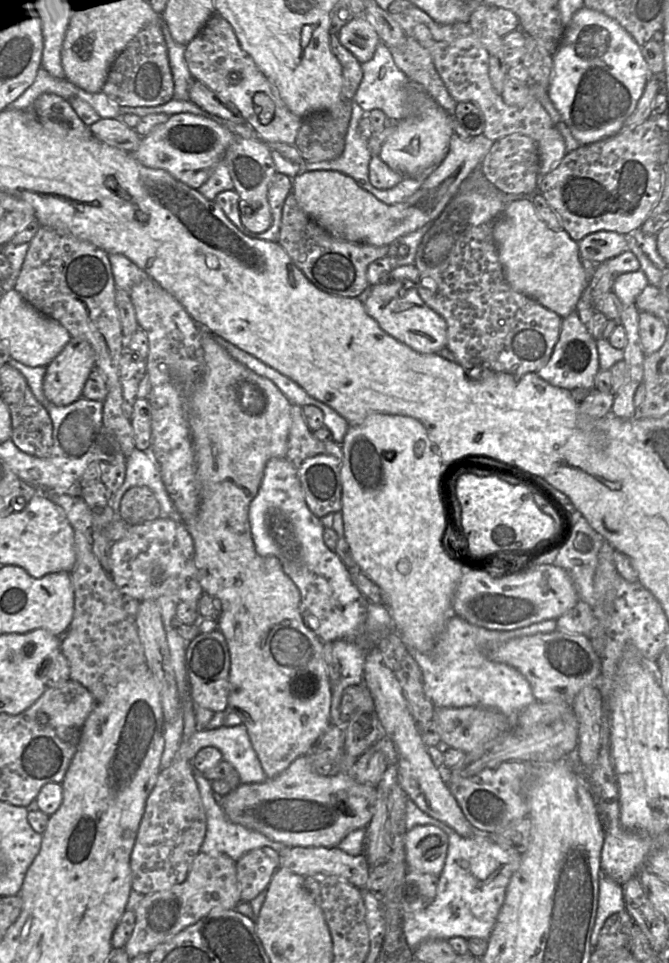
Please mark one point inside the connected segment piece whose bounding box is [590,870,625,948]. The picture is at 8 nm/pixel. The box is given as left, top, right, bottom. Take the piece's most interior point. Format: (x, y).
(610, 901)

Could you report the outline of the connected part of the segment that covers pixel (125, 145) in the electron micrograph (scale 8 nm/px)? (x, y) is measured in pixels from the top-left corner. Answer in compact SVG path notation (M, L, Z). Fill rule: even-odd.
M101 118L89 128L101 142L128 153L136 151L142 139L135 129L129 128L120 118Z

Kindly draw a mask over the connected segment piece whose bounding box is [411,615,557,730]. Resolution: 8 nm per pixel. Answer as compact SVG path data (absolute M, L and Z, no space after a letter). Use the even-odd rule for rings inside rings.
M453 615L446 621L431 652L411 652L421 669L425 694L435 707L476 706L493 709L511 721L512 730L518 713L536 699L528 680L517 669L490 660L487 651L492 646L514 638L556 630L556 619L544 620L515 630L489 630Z

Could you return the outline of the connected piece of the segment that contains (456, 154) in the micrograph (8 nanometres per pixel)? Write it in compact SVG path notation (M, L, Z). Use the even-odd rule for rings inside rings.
M453 134L450 147L443 161L434 168L428 176L422 176L420 188L407 200L396 204L385 204L370 192L361 188L356 181L341 172L332 170L301 171L293 179L293 191L297 202L303 211L314 221L325 228L334 237L352 243L364 243L373 246L390 245L400 237L411 233L434 221L450 200L459 192L461 183L476 169L478 169L489 152L494 141L484 135L462 139Z

